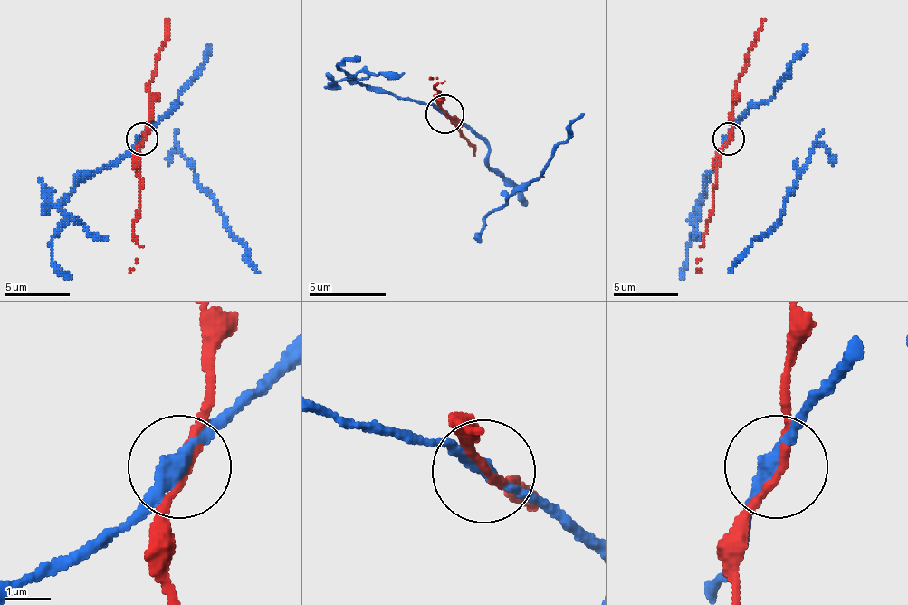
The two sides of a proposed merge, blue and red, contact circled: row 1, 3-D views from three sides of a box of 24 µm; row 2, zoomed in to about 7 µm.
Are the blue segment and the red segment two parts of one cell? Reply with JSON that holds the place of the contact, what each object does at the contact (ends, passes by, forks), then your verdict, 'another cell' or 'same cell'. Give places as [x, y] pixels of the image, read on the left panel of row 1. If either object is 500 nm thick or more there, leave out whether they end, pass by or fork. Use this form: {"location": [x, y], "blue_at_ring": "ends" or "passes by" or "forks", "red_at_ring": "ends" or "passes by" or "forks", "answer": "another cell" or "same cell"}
{"location": [142, 139], "blue_at_ring": "passes by", "red_at_ring": "passes by", "answer": "another cell"}

